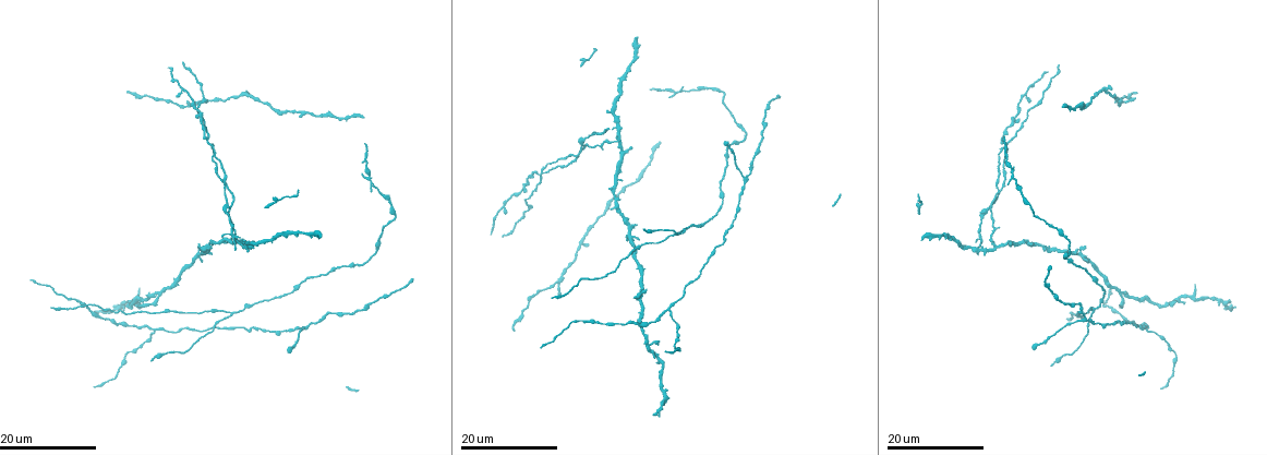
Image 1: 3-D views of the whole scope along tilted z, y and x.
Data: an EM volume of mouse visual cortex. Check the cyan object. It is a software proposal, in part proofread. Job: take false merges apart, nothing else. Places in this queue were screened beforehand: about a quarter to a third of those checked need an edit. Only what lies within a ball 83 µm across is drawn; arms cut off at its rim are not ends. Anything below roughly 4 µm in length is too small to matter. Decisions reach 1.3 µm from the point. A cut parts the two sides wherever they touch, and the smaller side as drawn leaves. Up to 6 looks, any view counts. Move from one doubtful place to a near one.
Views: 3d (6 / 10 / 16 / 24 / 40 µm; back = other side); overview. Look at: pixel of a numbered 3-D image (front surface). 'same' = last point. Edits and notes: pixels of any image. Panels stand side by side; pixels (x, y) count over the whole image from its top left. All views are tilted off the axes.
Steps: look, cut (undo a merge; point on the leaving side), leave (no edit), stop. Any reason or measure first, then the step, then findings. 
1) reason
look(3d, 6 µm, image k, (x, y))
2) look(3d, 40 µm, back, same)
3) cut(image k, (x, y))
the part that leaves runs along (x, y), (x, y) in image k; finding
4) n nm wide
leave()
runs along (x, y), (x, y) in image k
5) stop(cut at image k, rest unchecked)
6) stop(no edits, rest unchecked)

two arms in line, one across
look(3d, 24 µm, image 1, (230, 313))

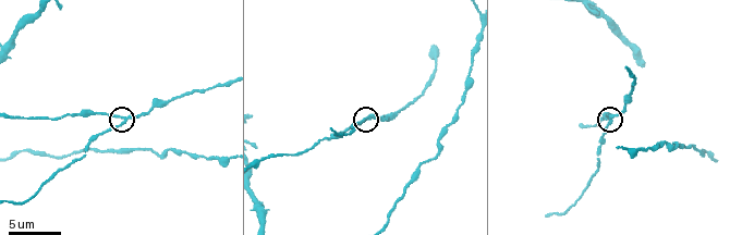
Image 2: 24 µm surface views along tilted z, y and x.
closer look
look(3d, 10 µm, image 2, (123, 116))

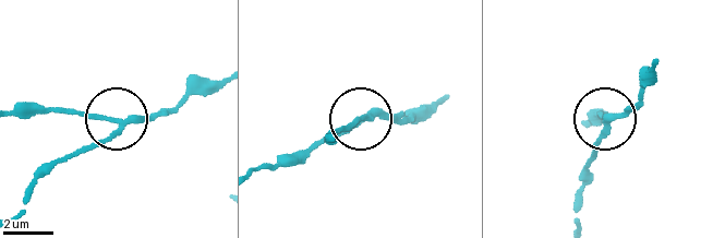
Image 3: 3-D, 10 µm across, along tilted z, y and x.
170 nm wide
cut(image 3, (84, 116))
the part that leaves runs along (115, 123), (75, 110), (14, 109) in image 3; two cells meet here

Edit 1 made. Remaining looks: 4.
four-way junction
look(3d, 24 µm, image 1, (994, 247))

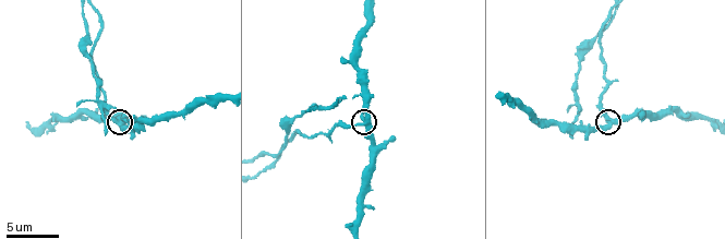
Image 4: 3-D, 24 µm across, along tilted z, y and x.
look(3d, 6 µm, image 4, (608, 121))

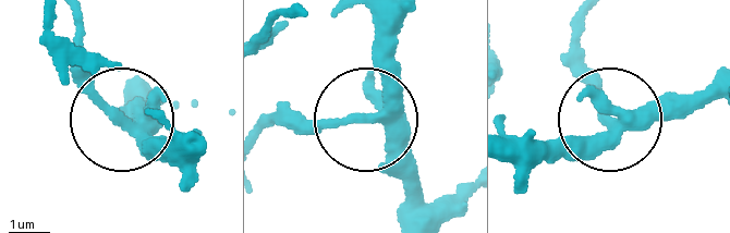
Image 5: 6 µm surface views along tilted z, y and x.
side arm 33 µm
cut(image 5, (92, 92))
the part that leaves runs along (384, 119), (263, 123) in image 5; two cells meet here

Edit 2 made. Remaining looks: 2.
three-way junction
look(3d, 24 µm, image 1, (1121, 292))

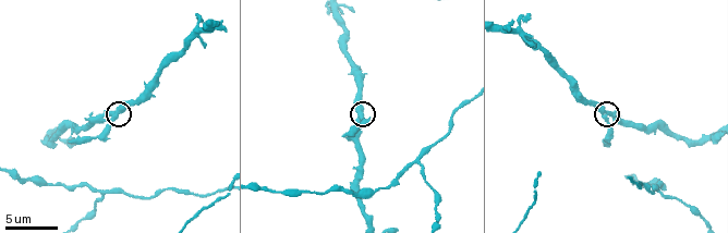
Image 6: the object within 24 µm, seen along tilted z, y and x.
look(3d, 10 µm, image 6, (605, 115))

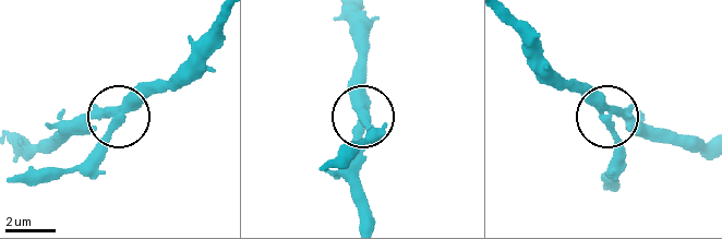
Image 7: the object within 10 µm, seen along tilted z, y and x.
side arm 5 µm; 3 arms
leave()
all the same cell

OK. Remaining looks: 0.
stop(cut at image 3, cut at image 5, rest unchecked)

